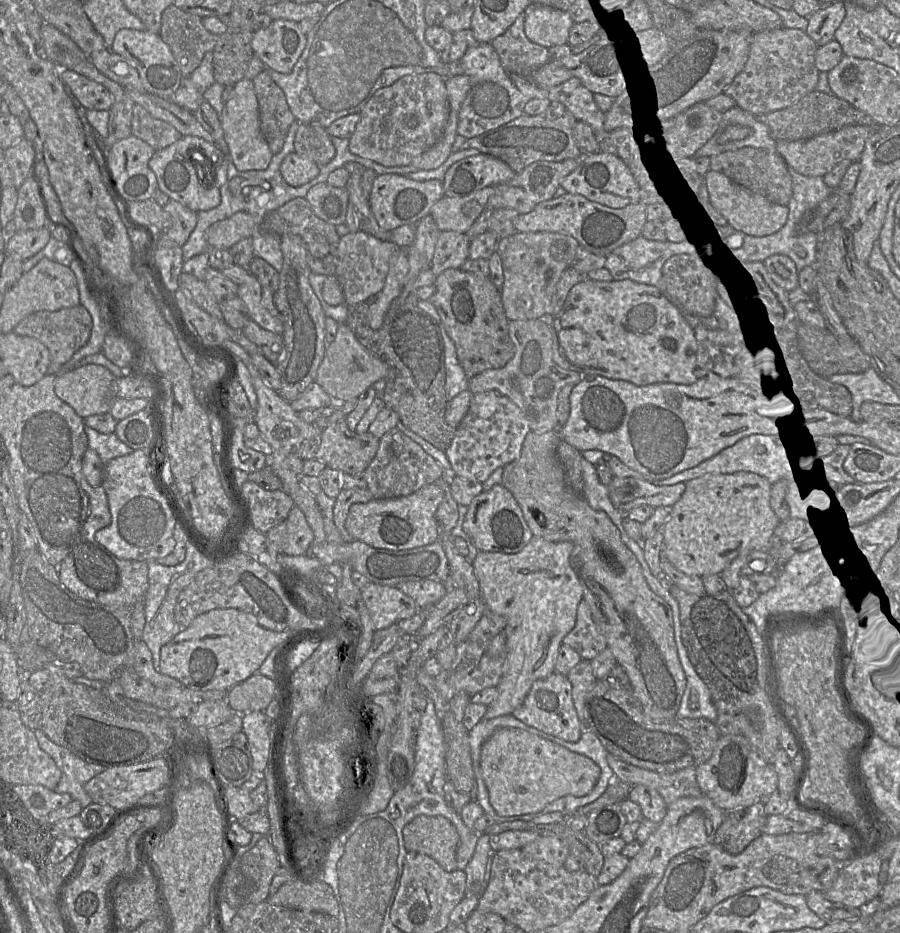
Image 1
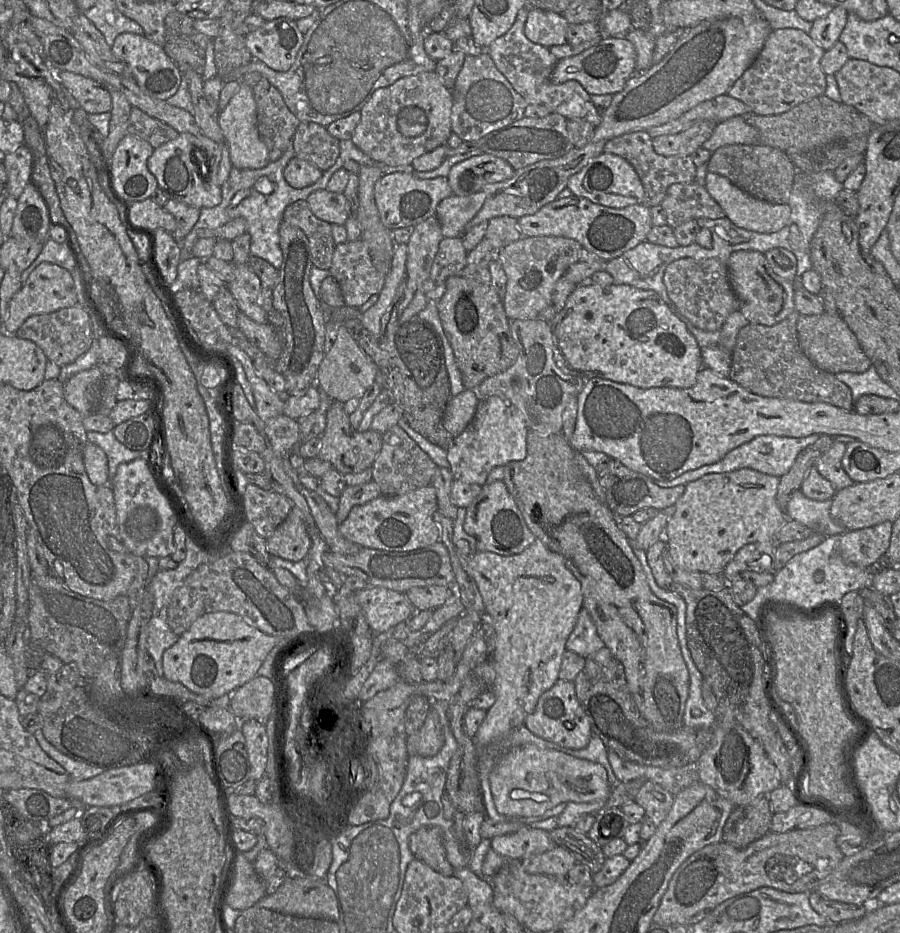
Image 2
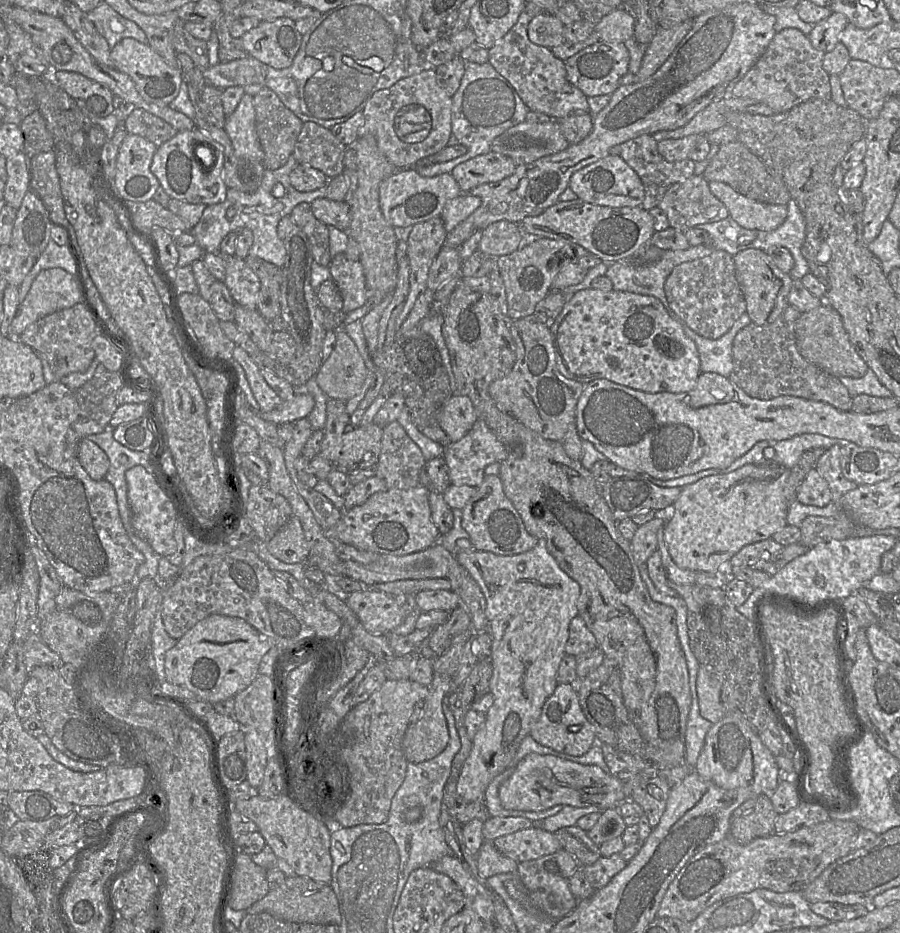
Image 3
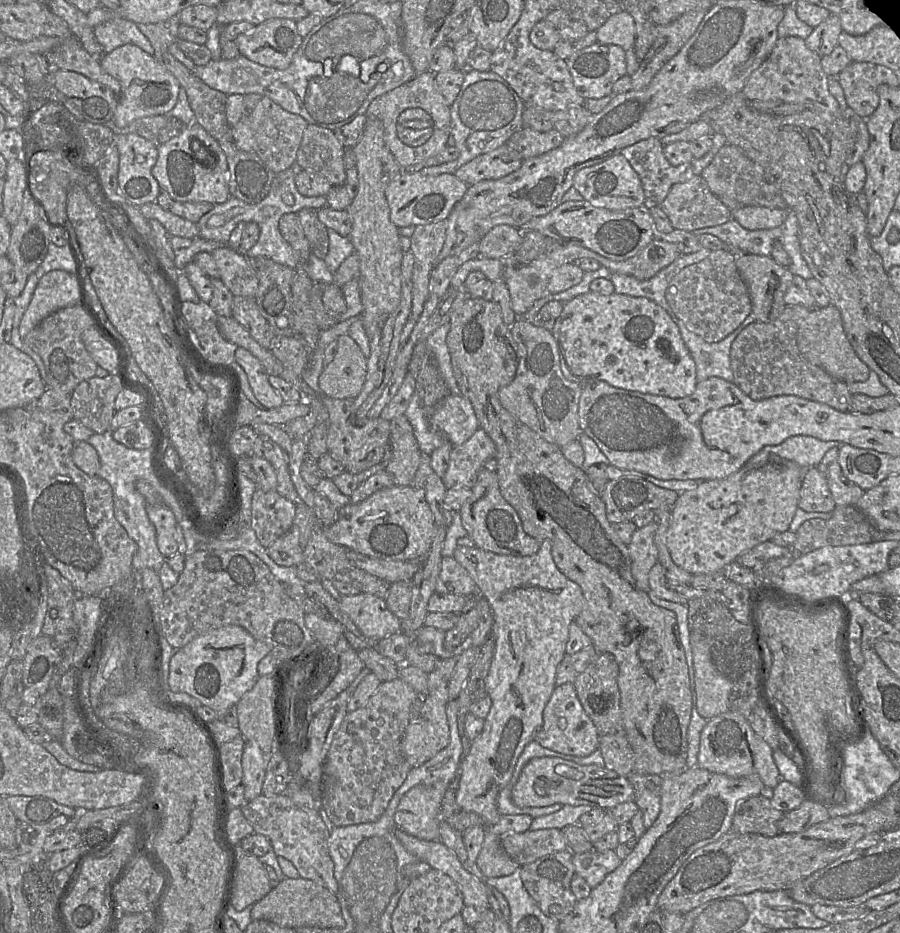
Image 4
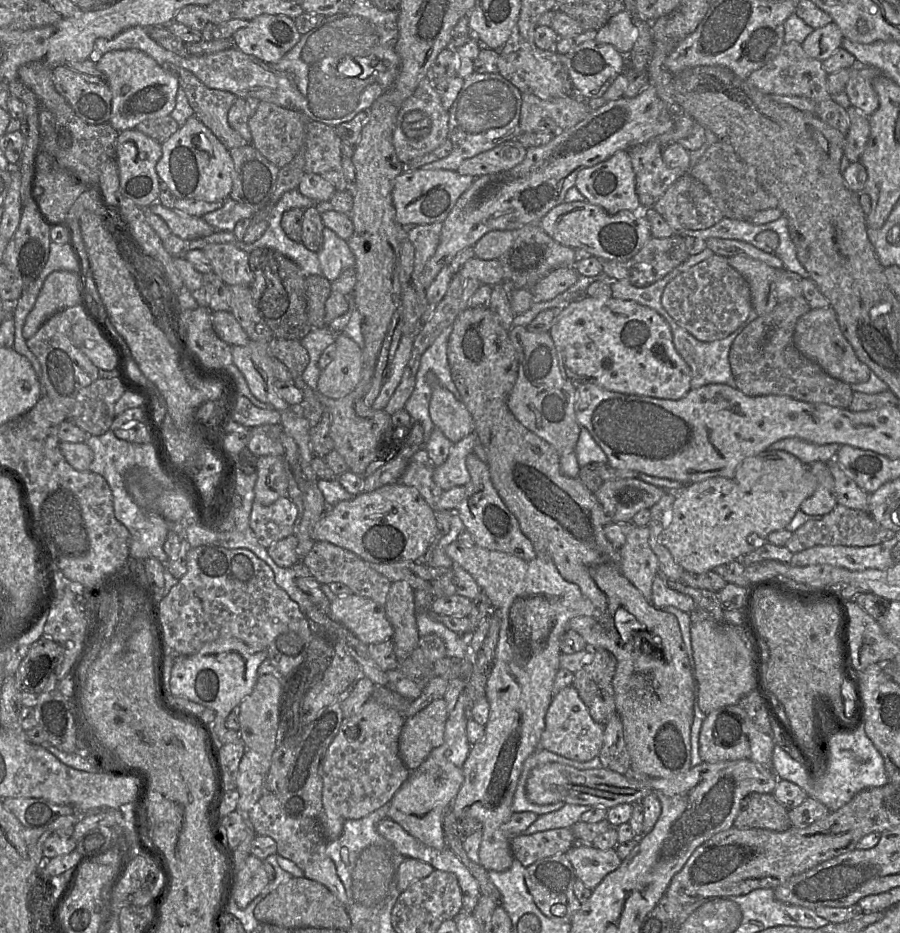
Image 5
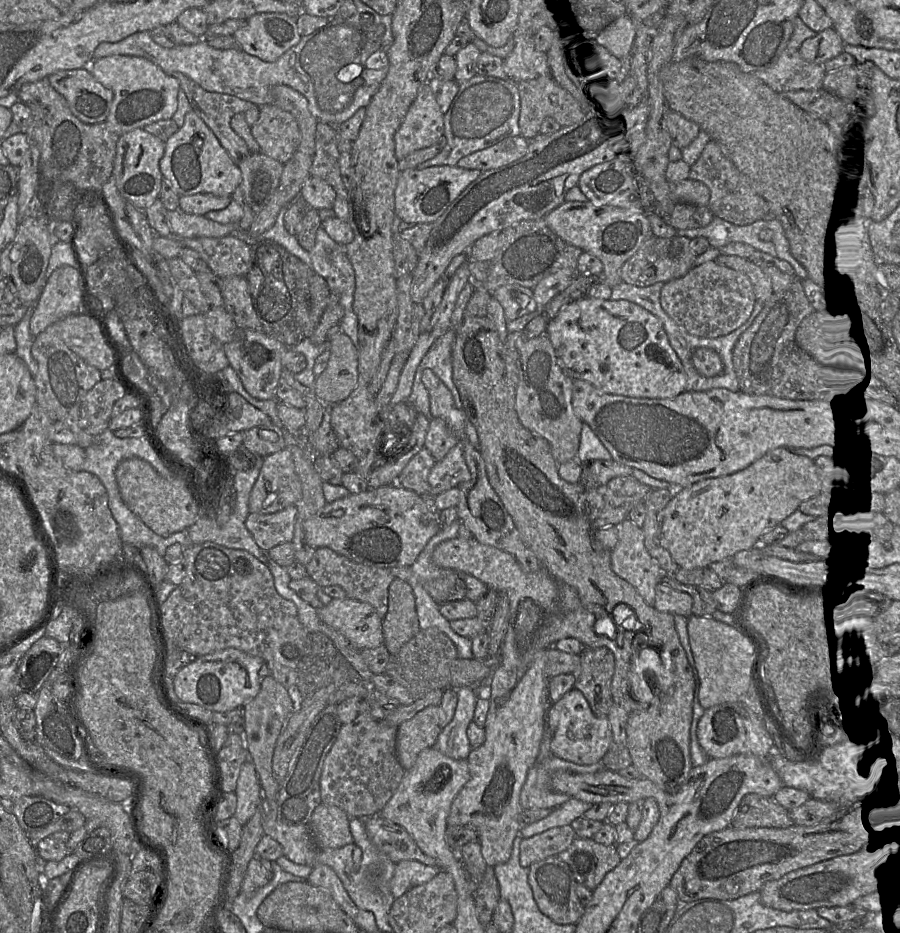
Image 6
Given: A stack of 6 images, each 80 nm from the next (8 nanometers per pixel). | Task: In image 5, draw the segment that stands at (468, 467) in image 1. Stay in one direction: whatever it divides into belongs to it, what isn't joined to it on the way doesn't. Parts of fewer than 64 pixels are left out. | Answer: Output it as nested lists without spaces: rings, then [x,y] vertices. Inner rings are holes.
[[[473,432],[454,443],[446,461],[435,467],[433,480],[443,491],[453,487],[465,487],[470,482],[471,476],[466,467],[466,457],[473,453],[477,441],[479,441],[478,436]]]

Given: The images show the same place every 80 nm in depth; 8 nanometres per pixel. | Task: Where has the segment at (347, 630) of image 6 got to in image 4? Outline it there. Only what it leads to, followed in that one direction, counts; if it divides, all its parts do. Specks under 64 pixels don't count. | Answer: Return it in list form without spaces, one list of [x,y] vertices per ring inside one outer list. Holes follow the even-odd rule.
[[[368,593],[341,596],[340,609],[368,638],[380,641],[401,632],[401,620],[387,607],[385,599]]]

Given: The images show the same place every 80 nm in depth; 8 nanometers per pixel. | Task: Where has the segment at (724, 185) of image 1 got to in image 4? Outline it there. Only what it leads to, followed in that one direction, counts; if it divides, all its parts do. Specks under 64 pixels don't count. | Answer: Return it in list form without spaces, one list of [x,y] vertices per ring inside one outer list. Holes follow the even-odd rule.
[[[742,206],[732,211],[732,217],[745,229],[772,229],[780,226],[788,214],[787,208]]]

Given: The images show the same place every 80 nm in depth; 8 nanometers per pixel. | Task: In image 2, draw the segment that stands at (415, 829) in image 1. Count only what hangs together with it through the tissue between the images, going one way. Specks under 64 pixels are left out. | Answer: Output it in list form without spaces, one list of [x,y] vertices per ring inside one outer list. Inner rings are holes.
[[[424,826],[409,837],[409,848],[415,858],[429,865],[437,872],[454,875],[455,869],[446,858],[442,830],[438,826]]]

